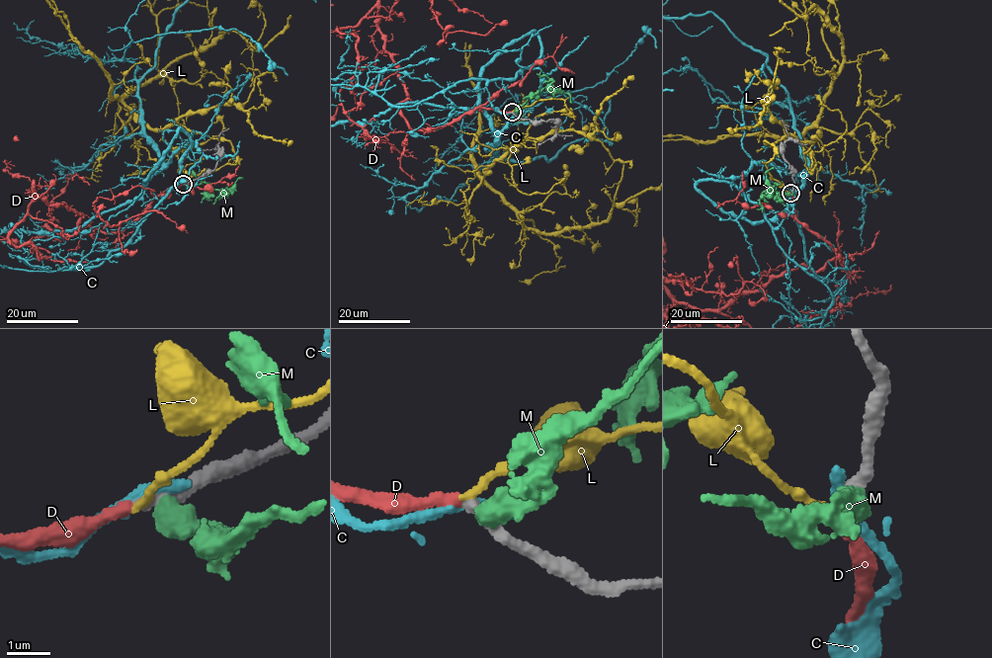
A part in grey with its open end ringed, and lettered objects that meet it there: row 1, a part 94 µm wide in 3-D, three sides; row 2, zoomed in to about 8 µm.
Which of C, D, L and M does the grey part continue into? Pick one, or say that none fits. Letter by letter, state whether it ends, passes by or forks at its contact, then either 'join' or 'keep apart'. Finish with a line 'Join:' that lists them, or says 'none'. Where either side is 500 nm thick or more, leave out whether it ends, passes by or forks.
C: it ends there; keep apart
D: it ends there; join
L: it ends there; keep apart
M: keep apart
Join: D

